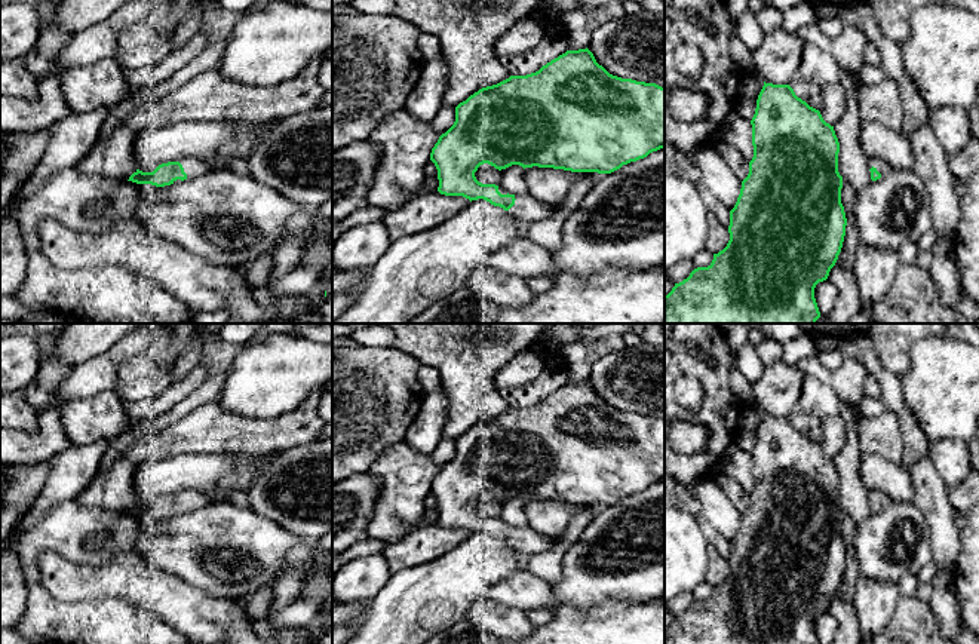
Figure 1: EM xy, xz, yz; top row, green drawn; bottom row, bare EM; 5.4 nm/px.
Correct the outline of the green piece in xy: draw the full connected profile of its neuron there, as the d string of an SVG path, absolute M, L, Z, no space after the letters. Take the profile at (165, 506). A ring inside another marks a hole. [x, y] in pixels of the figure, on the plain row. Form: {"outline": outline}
{"outline": "M184 490L178 494L162 496L153 505L136 502L128 513L165 519L184 512L202 509L208 505L211 505L211 499L205 493L197 490Z"}

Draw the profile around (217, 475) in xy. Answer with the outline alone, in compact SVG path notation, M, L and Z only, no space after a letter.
M184 454L142 461L135 472L138 502L153 505L162 496L178 494L184 490L202 491L211 499L211 503L228 502L233 491L248 491L266 461L267 459L249 454Z

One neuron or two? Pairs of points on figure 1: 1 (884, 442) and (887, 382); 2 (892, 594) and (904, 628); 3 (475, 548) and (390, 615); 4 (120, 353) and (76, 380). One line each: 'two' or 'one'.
1: two
2: two
3: one
4: one

